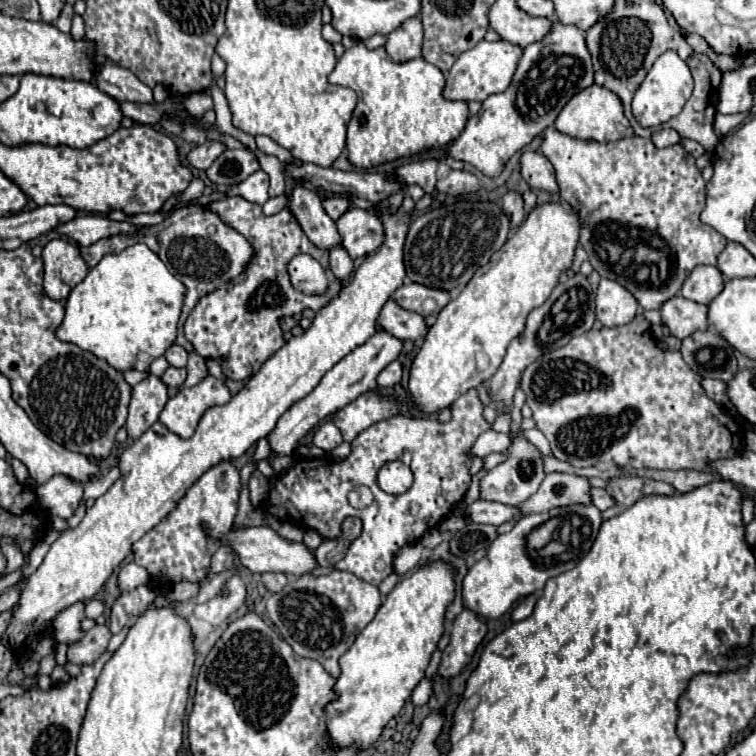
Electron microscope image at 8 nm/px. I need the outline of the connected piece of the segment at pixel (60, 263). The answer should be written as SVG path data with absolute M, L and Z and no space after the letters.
M53 239L47 243L47 247L43 249L43 265L43 289L51 299L57 301L67 299L69 291L89 273L79 245L65 239Z

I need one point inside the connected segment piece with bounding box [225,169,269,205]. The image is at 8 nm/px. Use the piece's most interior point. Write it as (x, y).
(255, 187)

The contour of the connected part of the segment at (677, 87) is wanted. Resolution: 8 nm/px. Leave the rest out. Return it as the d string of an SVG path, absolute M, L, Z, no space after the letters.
M665 51L653 63L651 71L647 73L645 81L641 83L641 87L637 89L637 93L633 97L633 117L637 119L637 123L641 127L661 125L661 123L665 123L681 113L691 91L693 91L693 77L691 77L687 63L675 51Z

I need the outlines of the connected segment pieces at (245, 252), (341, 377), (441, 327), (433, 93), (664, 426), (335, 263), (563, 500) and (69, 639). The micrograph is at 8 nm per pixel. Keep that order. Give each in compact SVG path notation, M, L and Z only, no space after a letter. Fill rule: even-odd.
M181 207L175 213L171 213L163 223L155 225L155 253L165 261L169 271L185 283L185 303L181 309L181 321L177 327L177 339L175 343L185 347L187 351L193 349L193 345L183 337L183 323L195 303L221 287L225 281L237 277L247 261L253 257L253 247L247 243L243 235L227 227L215 213L211 213L207 207Z
M377 331L373 337L369 337L361 347L357 347L355 351L351 351L345 359L341 359L341 363L337 363L331 371L325 373L325 379L321 379L321 383L301 401L297 401L277 423L275 431L271 431L269 435L269 443L273 453L279 455L293 455L297 441L307 435L313 427L317 427L321 421L325 421L325 417L333 415L335 411L339 411L341 407L345 407L347 403L351 403L353 399L357 399L361 393L373 391L377 387L377 377L379 373L391 363L395 361L403 351L403 341L389 335L387 331Z
M543 203L535 207L521 223L521 227L513 229L513 235L509 235L507 243L491 255L489 263L475 271L473 279L465 285L459 297L455 297L443 307L435 325L423 339L423 345L411 367L409 393L413 395L413 401L421 411L435 413L439 409L449 407L459 395L481 385L499 369L509 343L525 329L527 315L547 301L547 297L559 283L559 275L573 267L575 249L579 245L579 233L581 219L577 211L565 211L561 203ZM479 355L483 355L485 367L479 367Z
M361 41L343 53L329 75L329 83L349 87L359 95L347 127L347 149L349 161L363 169L425 149L443 149L463 131L469 117L467 103L443 97L445 75L435 65L421 57L395 63L383 47L369 49Z
M637 315L631 323L621 325L621 327L603 327L603 331L587 331L585 335L573 337L565 347L551 351L541 357L541 361L531 363L521 379L521 389L527 395L527 405L533 411L533 419L537 423L537 429L543 431L543 435L549 439L553 455L559 461L567 461L573 467L595 467L595 465L619 465L619 467L633 467L633 469L695 469L701 471L705 469L705 463L711 459L723 459L723 457L733 457L743 449L743 433L739 439L739 427L737 423L717 405L713 403L703 387L701 387L701 377L683 361L679 351L661 351L655 345L655 339L649 331L649 323L643 319L643 315Z
M341 245L331 247L329 249L329 261L331 261L331 271L345 283L353 271L353 261L347 255L347 251Z
M549 473L539 491L519 505L523 515L545 513L553 507L567 507L573 503L591 503L589 483L585 477L569 473Z
M75 603L69 609L65 609L51 627L51 633L55 637L55 641L65 641L65 643L75 643L83 637L83 631L79 629L81 619L85 617L85 605L83 603Z

